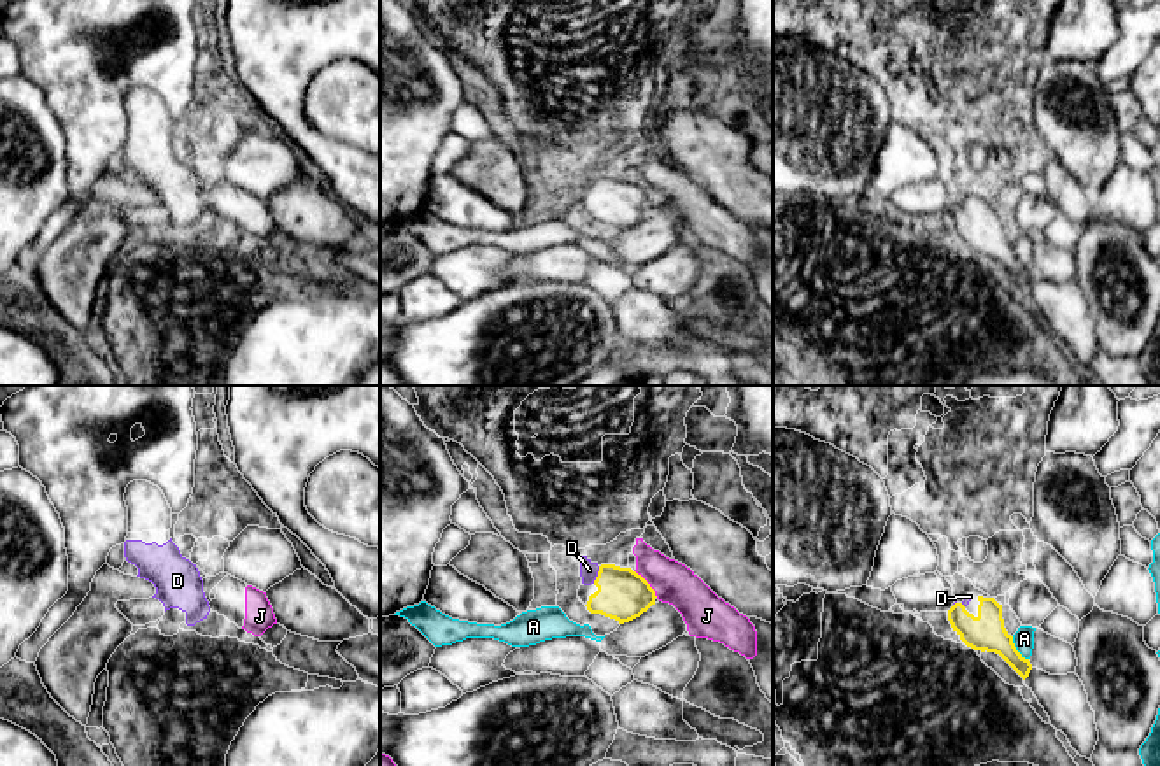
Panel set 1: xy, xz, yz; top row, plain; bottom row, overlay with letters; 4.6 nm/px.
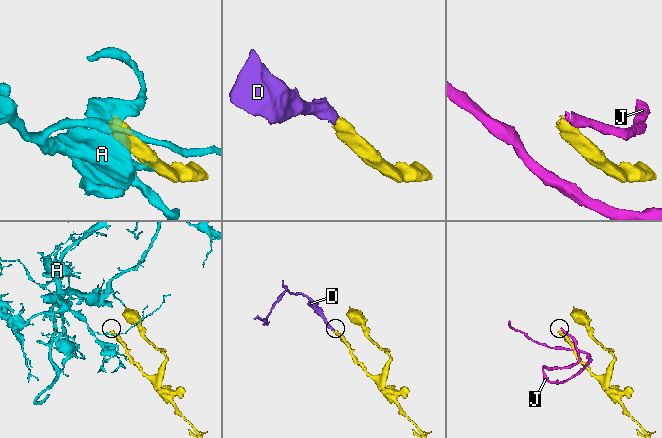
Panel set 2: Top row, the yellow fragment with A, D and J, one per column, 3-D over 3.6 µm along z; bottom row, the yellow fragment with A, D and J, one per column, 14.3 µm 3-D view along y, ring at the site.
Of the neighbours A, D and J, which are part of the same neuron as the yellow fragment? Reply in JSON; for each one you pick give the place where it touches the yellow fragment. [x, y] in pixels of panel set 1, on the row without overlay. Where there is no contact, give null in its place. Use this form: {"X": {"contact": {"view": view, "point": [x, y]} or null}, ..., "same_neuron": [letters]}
{"D": {"contact": {"view": "xz", "point": [598, 183]}}, "same_neuron": ["D"]}

